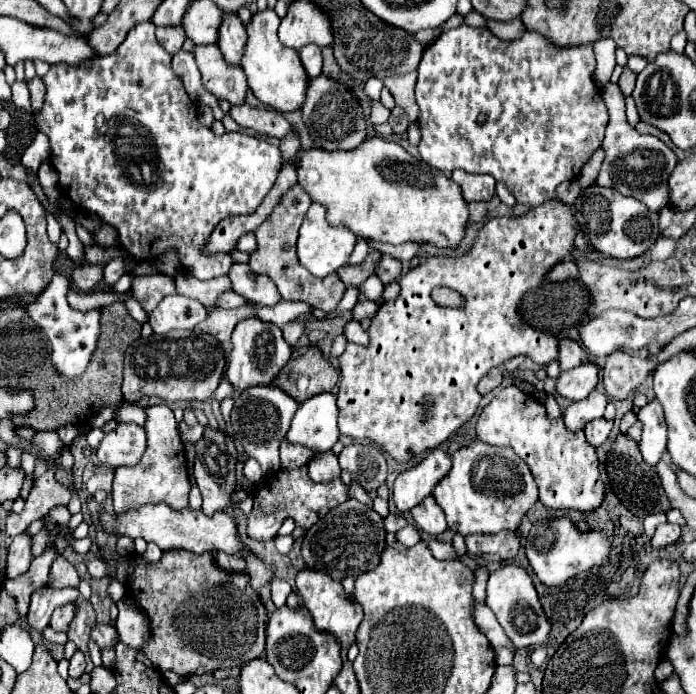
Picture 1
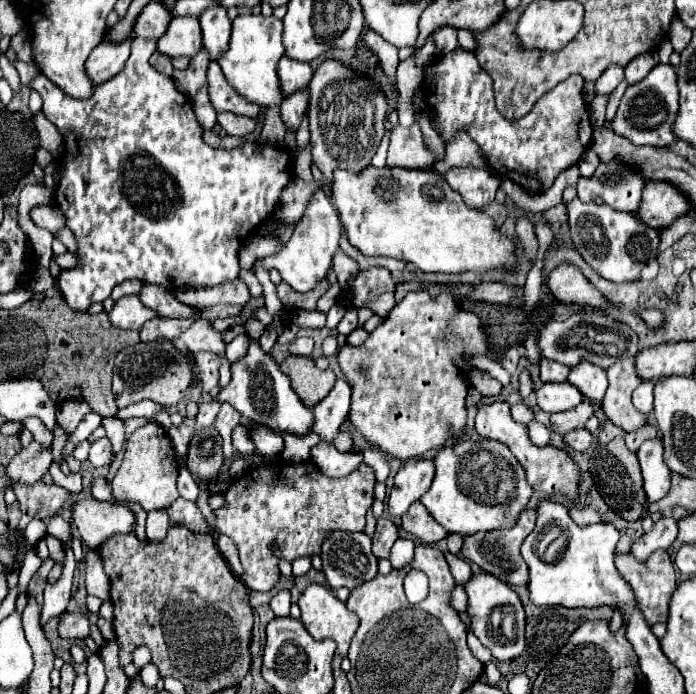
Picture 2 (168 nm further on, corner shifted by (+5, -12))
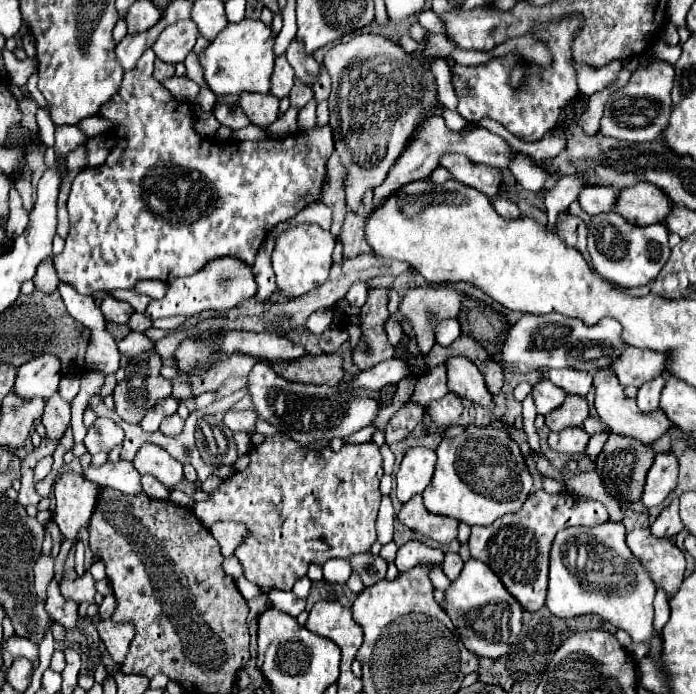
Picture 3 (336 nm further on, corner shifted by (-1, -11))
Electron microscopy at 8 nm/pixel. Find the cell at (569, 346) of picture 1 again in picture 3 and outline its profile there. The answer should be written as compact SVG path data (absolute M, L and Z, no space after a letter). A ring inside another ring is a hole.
M602 369L594 377L594 387L596 387L596 411L598 411L600 419L604 423L608 423L614 433L640 439L642 443L654 443L656 439L660 439L662 435L666 435L670 429L674 429L674 423L666 417L666 413L662 409L656 409L652 413L638 411L634 399L630 399L630 397L624 395L624 389L618 383L618 379L610 379L610 375L606 375L606 369Z

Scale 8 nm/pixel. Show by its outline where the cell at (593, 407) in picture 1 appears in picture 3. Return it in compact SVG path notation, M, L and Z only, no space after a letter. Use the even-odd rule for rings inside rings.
M568 395L560 407L546 415L546 425L550 431L562 431L566 427L580 427L588 417L588 403L584 397Z

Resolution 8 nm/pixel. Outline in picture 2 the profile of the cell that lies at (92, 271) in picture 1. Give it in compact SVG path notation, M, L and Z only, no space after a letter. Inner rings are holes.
M132 38L132 52L122 72L94 86L92 96L86 100L66 96L42 74L30 84L42 96L44 116L64 138L64 152L58 158L62 176L54 200L78 240L82 264L76 270L62 270L58 288L74 310L88 310L94 302L104 302L112 288L128 278L148 280L168 290L182 286L212 288L236 280L242 242L272 216L292 176L290 156L282 148L268 144L244 144L234 150L210 148L202 138L202 128L188 98L178 92L170 76L150 66L148 58L154 50L156 42Z

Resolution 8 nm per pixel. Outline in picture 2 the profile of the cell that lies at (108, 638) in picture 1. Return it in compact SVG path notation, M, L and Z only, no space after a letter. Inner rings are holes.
M72 612L72 614L62 614L62 620L60 620L60 626L58 626L58 632L62 638L78 638L78 640L84 640L90 636L90 622L86 616L78 614L78 612Z

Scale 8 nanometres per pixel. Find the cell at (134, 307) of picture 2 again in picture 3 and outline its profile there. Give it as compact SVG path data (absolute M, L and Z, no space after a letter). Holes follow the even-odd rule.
M104 297L100 309L104 313L104 319L106 321L112 321L112 323L128 323L128 319L130 319L130 315L134 311L128 303L116 301L112 297Z

